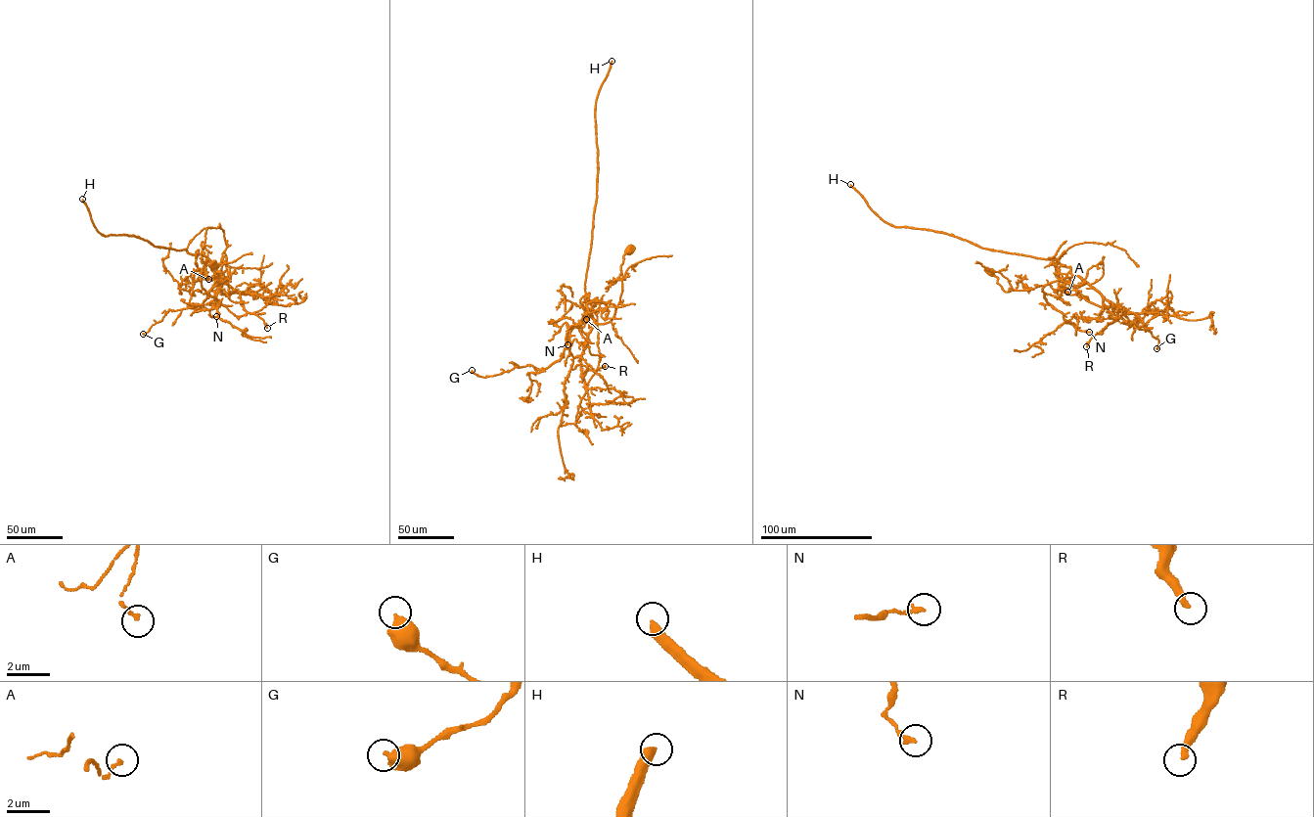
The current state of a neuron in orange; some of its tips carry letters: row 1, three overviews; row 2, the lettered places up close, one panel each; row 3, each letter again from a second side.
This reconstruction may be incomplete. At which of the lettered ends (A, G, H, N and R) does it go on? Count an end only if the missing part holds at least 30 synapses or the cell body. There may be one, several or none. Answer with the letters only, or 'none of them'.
H, N

